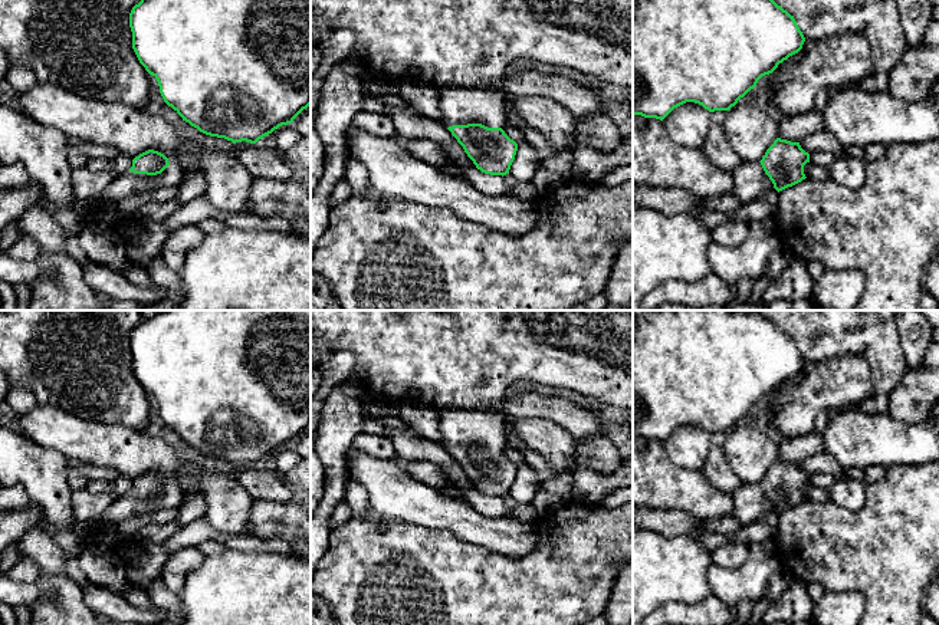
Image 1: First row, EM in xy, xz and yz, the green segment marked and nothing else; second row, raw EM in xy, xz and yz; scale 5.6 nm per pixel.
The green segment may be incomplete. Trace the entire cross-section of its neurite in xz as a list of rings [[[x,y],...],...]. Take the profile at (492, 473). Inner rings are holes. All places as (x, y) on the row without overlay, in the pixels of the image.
[[[443,409],[440,415],[439,444],[485,496],[509,496],[518,473],[518,466],[502,451],[508,445],[508,420],[477,409]]]

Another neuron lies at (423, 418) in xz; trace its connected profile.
[[[417,401],[401,402],[400,409],[400,418],[406,422],[406,425],[411,427],[423,437],[439,443],[441,415],[440,409],[431,405],[423,405]]]

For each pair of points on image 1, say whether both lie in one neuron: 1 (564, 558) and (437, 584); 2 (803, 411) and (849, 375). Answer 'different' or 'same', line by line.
1: same
2: same

